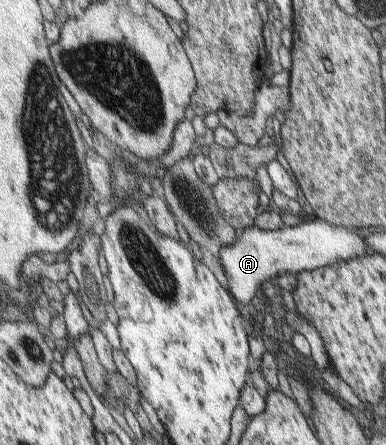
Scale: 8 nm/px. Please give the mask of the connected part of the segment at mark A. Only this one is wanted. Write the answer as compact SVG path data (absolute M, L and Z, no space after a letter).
M315 215L312 221L304 218L297 226L290 228L283 225L278 231L261 230L256 226L245 228L236 234L233 243L218 251L218 259L229 293L238 304L243 305L242 309L247 309L263 283L273 282L281 273L298 274L324 268L339 260L366 255L367 251L364 239L351 233L351 229L329 223Z

